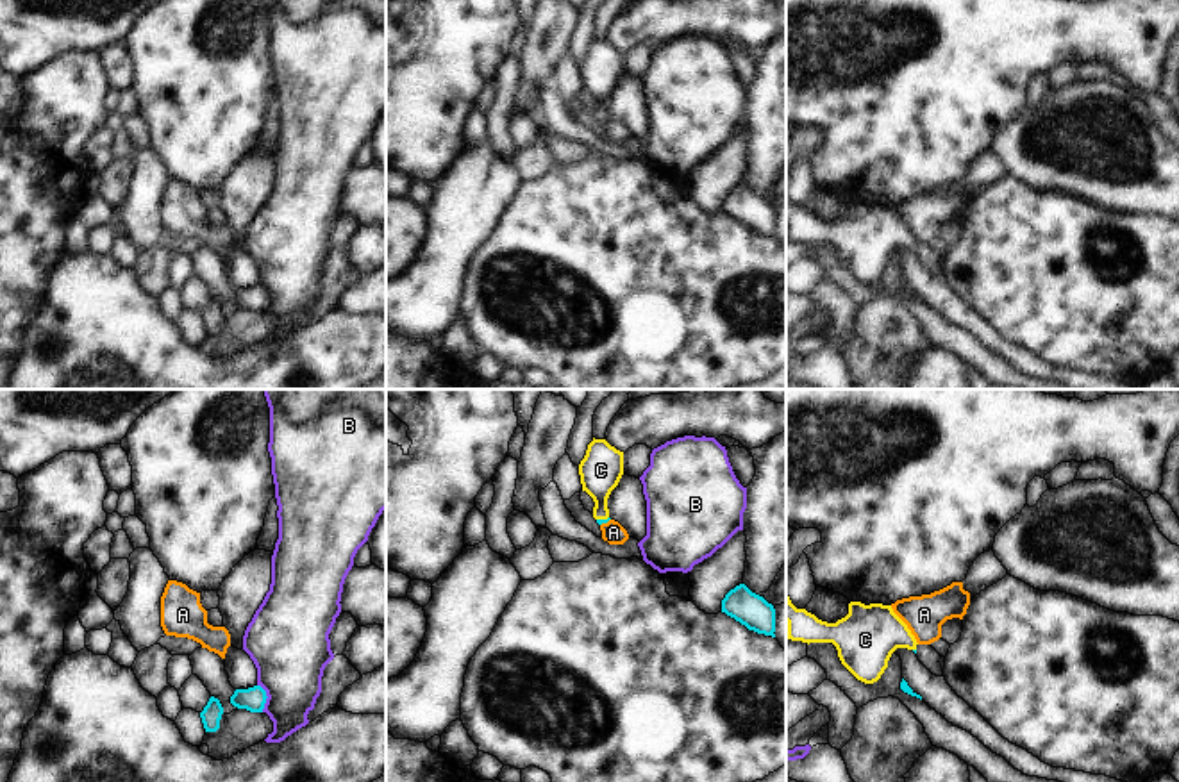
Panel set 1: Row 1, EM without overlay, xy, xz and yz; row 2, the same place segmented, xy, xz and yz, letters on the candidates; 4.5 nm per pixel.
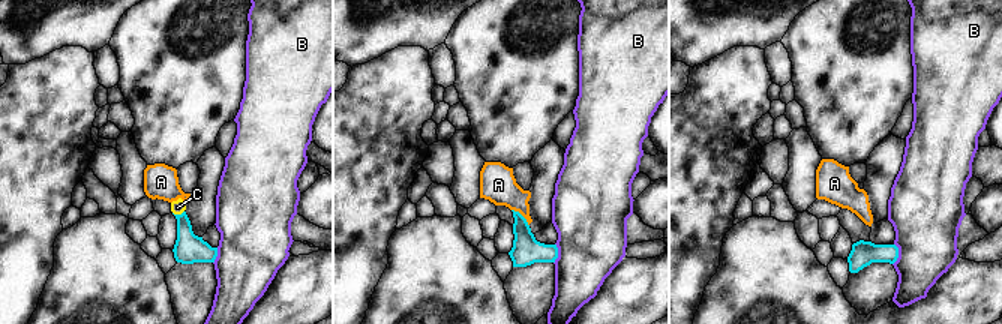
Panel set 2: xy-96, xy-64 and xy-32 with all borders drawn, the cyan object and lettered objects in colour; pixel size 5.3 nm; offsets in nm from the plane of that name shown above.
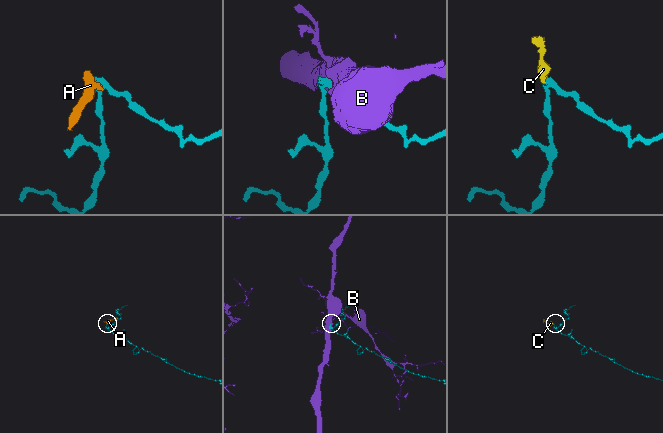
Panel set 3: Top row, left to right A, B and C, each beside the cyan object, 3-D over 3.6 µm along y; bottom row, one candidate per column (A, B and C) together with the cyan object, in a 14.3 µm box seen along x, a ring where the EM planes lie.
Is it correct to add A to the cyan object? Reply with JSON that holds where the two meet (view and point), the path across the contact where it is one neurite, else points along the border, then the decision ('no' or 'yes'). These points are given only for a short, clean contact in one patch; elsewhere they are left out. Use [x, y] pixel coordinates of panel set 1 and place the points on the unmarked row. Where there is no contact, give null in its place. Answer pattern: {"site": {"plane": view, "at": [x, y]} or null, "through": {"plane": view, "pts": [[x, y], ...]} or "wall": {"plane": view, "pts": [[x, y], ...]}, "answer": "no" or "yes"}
{"site": {"plane": "xz", "at": [604, 122]}, "wall": {"plane": "xz", "pts": [[610, 118], [601, 125]]}, "answer": "no"}

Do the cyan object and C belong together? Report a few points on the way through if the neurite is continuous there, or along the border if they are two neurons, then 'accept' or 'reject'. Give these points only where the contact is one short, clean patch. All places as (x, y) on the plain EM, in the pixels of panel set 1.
across xz (599, 122), (602, 120), (601, 70) | accept

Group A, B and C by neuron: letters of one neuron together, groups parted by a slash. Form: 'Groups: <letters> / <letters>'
Groups: A B / C

